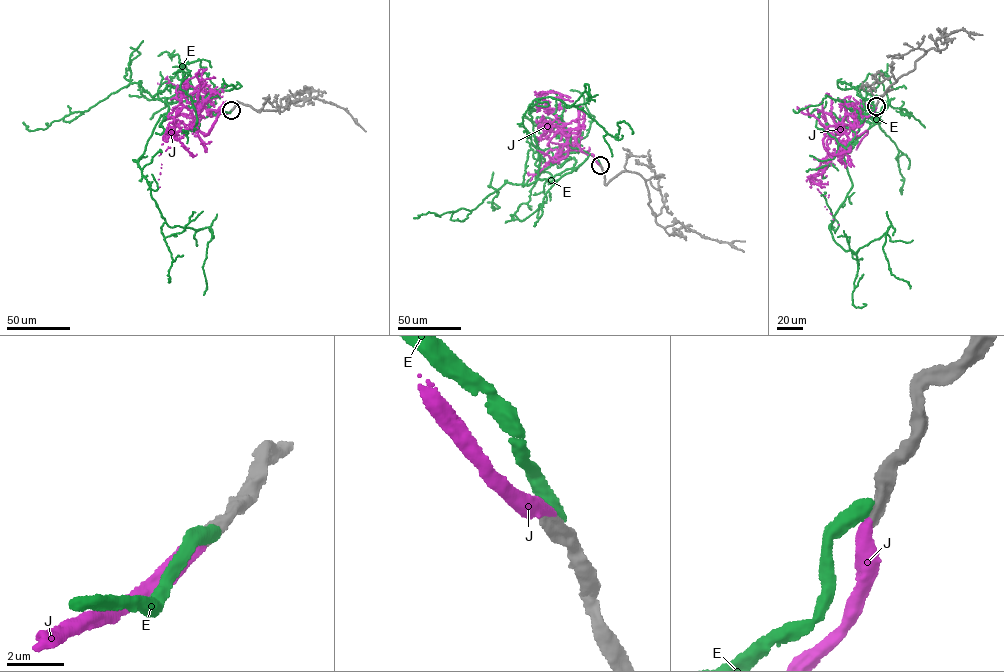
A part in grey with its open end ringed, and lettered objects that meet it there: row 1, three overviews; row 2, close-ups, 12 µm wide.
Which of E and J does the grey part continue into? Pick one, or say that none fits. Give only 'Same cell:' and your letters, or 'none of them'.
Same cell: J

